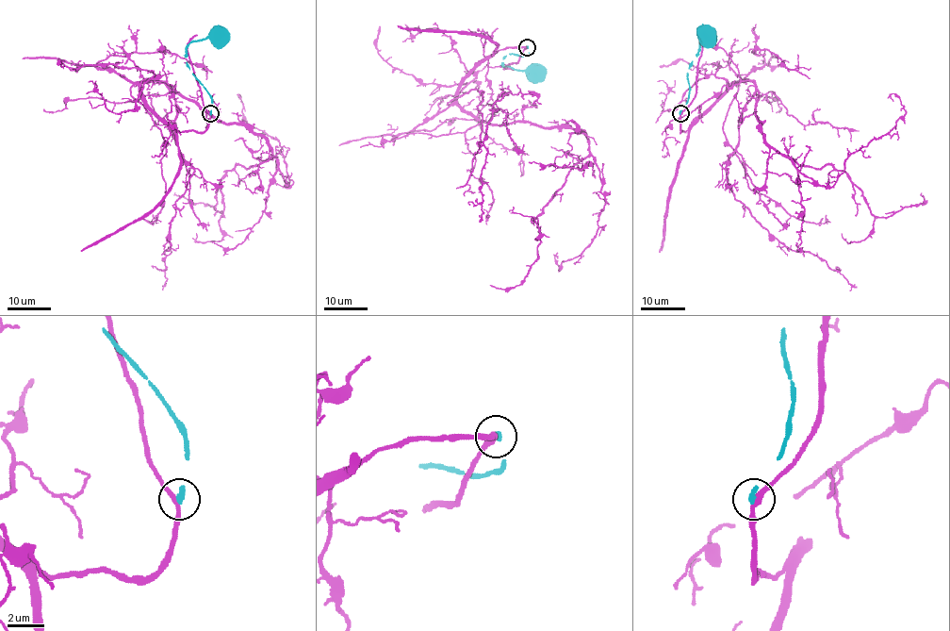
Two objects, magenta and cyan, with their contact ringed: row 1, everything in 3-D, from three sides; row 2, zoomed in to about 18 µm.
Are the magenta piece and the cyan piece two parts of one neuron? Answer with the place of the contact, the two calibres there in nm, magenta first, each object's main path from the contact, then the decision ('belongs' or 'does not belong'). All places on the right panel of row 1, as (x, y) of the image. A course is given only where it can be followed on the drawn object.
(680, 113) | 280/280 nm | magenta via (680, 113), (685, 131), (752, 81), (762, 139), (800, 165), (844, 172), (873, 214), (923, 204), (920, 194) | cyan via (680, 113), (687, 101), (688, 68), (699, 41), (704, 38), (704, 41), (707, 37) | does not belong

